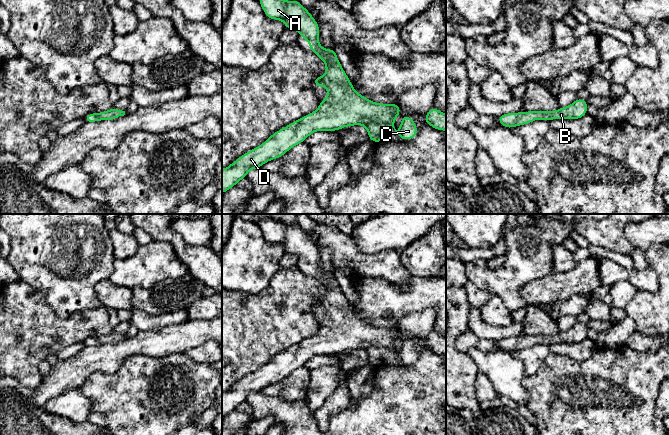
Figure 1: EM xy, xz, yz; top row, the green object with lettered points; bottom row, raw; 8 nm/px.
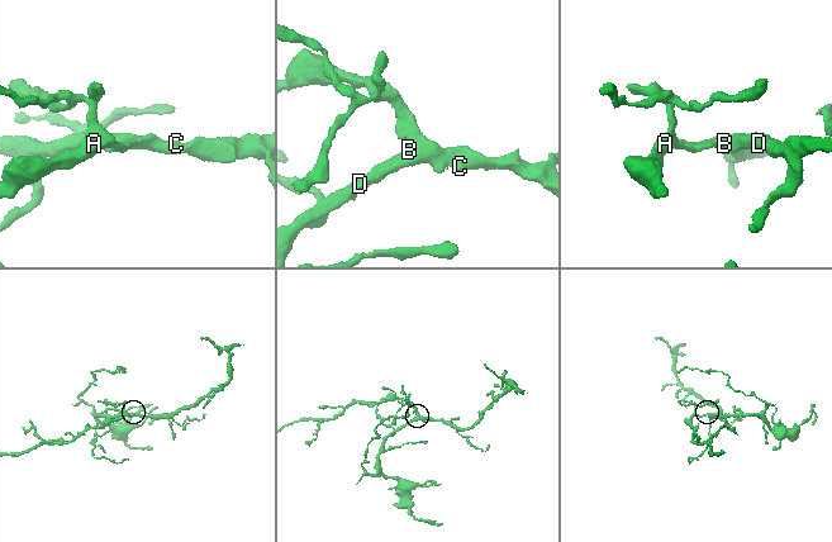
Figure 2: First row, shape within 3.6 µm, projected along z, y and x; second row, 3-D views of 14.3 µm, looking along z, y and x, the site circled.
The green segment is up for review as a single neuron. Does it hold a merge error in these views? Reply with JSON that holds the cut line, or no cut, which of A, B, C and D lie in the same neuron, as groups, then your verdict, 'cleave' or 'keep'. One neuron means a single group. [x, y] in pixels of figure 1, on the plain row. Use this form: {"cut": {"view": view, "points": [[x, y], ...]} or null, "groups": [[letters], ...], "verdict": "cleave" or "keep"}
{"cut": null, "groups": [["A", "B", "C", "D"]], "verdict": "keep"}

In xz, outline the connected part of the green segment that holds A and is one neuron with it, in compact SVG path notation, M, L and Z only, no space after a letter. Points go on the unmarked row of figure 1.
M262 219L257 222L265 239L272 244L281 244L286 253L297 255L303 263L309 266L311 276L315 277L326 289L326 296L322 301L315 301L313 307L316 311L327 311L327 322L323 323L319 331L312 337L290 347L284 352L274 356L264 367L244 377L228 391L222 393L222 418L234 411L240 404L246 402L251 393L260 391L273 383L281 382L294 370L303 367L304 364L316 355L339 355L348 350L362 349L368 355L368 362L379 367L385 365L385 352L393 351L398 360L403 364L411 364L418 358L418 353L412 341L404 339L401 351L396 354L394 346L396 340L401 336L397 328L375 327L359 318L349 304L342 292L334 273L325 273L319 268L319 248L312 241L308 233L303 231L298 224L287 225L277 220Z

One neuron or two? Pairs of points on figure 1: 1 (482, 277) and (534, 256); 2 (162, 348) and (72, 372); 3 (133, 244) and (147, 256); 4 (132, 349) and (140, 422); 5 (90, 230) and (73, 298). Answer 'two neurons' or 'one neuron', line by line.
1: one neuron
2: one neuron
3: two neurons
4: two neurons
5: one neuron

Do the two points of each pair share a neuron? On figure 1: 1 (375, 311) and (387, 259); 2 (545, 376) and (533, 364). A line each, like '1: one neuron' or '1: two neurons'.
1: two neurons
2: two neurons

